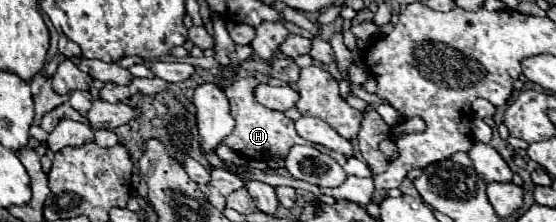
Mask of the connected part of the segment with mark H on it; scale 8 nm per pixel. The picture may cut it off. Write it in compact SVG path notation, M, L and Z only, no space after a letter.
M236 77L236 81L226 87L226 97L230 101L230 115L234 117L236 127L222 141L224 145L228 145L240 157L246 157L250 161L270 161L270 159L278 159L278 157L284 159L288 155L288 151L290 151L292 145L310 144L320 152L329 154L341 166L346 163L347 158L341 153L300 139L300 135L294 129L294 121L290 121L284 113L278 113L278 111L272 111L272 109L266 109L264 105L260 105L256 101L256 97L254 97L256 85L258 85L256 77Z

